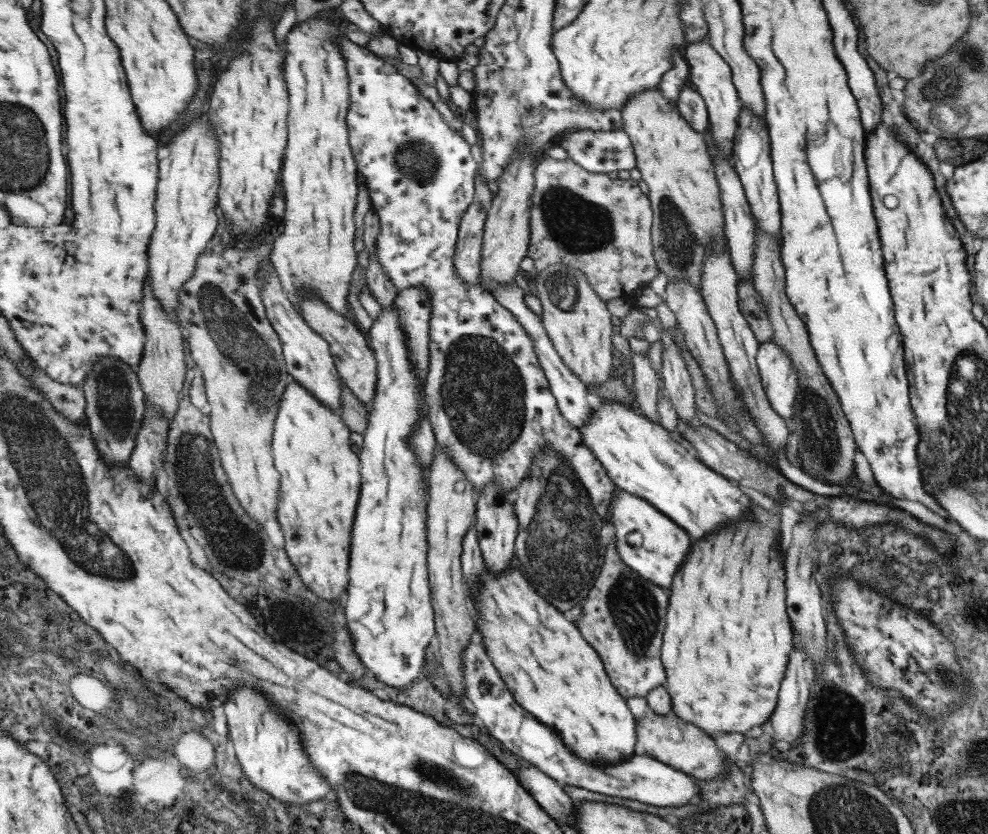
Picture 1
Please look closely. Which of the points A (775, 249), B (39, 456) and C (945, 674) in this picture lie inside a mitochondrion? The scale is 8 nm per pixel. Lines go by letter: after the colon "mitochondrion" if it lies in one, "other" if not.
A: other
B: mitochondrion
C: mitochondrion

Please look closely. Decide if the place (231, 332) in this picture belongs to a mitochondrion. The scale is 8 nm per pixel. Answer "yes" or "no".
yes

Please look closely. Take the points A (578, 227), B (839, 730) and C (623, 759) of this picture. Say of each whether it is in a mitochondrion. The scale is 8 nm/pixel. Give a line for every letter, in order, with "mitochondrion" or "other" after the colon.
A: mitochondrion
B: mitochondrion
C: other

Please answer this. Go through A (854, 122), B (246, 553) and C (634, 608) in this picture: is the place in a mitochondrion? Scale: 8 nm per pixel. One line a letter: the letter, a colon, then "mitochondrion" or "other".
A: other
B: mitochondrion
C: mitochondrion

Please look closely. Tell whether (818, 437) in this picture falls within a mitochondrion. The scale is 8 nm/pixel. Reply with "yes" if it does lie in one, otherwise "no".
yes

